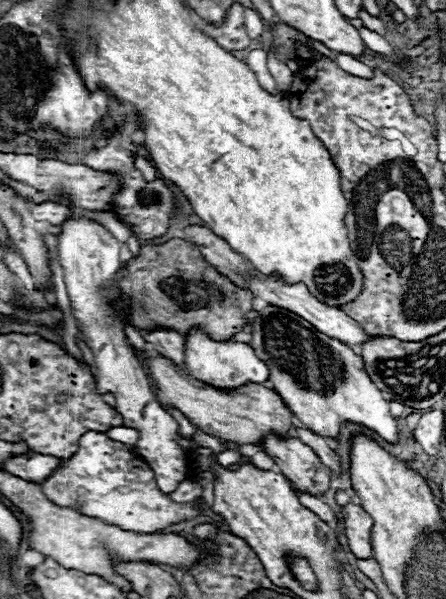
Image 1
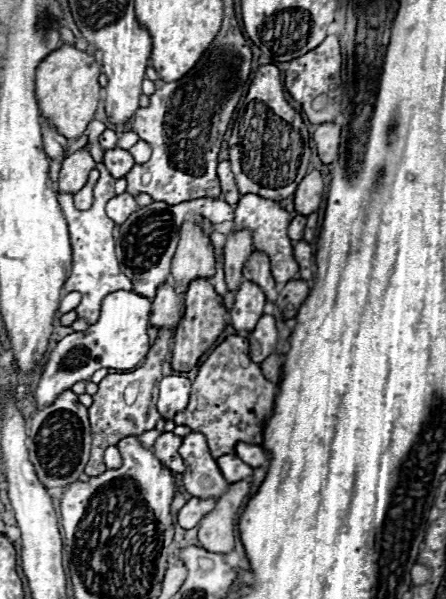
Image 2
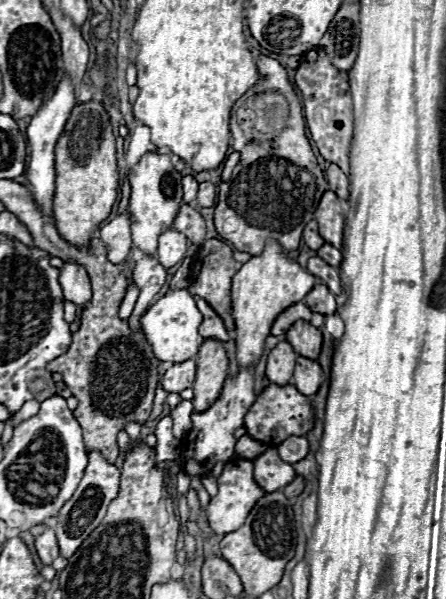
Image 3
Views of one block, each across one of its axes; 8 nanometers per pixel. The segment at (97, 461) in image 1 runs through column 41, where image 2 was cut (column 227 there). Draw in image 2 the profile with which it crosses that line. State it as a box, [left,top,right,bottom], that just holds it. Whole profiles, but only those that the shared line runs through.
[180,432,228,498]

